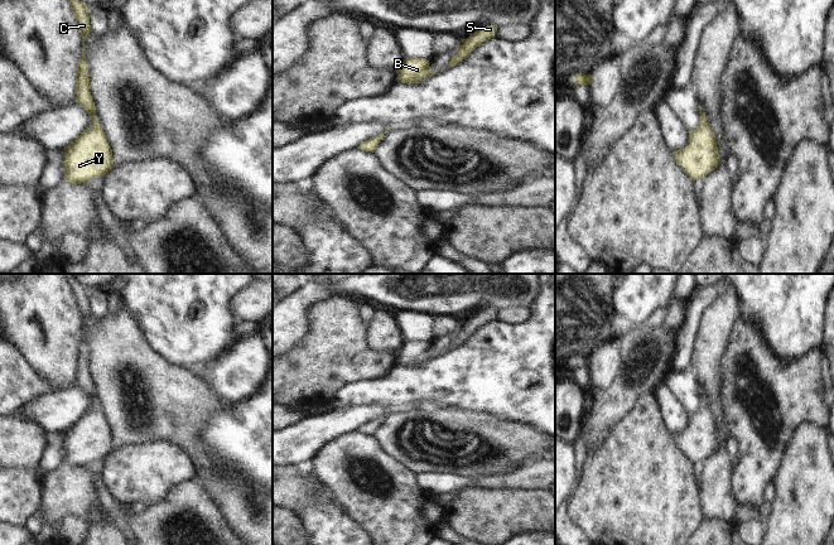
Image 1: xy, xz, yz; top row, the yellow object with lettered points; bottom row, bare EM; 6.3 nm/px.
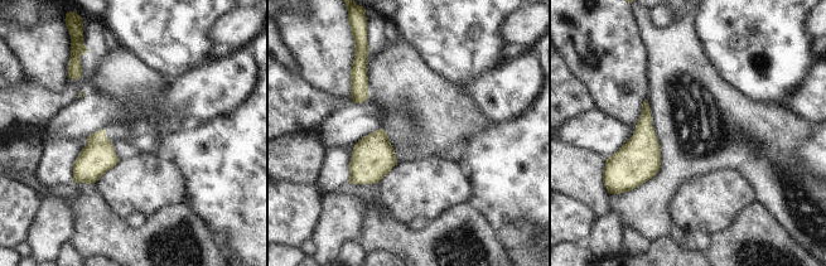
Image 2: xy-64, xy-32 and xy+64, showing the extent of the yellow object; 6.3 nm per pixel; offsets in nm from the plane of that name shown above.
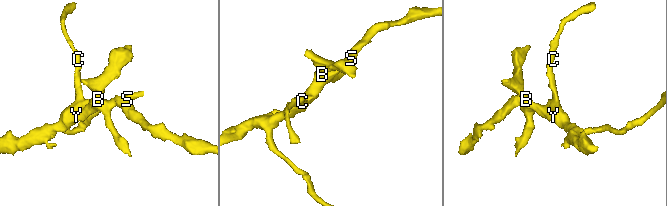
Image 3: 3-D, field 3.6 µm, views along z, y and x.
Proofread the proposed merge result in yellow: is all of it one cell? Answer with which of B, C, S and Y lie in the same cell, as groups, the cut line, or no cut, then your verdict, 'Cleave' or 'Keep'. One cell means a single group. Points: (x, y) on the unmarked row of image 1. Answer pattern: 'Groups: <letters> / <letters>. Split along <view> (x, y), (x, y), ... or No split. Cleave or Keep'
Groups: B C S Y. No split. Keep

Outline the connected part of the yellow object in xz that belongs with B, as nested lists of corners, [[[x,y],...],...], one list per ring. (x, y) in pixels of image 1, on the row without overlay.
[[[408,341],[404,342],[399,351],[397,361],[395,363],[401,366],[418,366],[437,357],[429,349],[429,342],[425,341]]]

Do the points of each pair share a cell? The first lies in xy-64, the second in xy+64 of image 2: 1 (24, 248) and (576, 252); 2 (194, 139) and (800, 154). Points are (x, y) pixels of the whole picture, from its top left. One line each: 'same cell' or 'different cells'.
1: different cells
2: same cell

